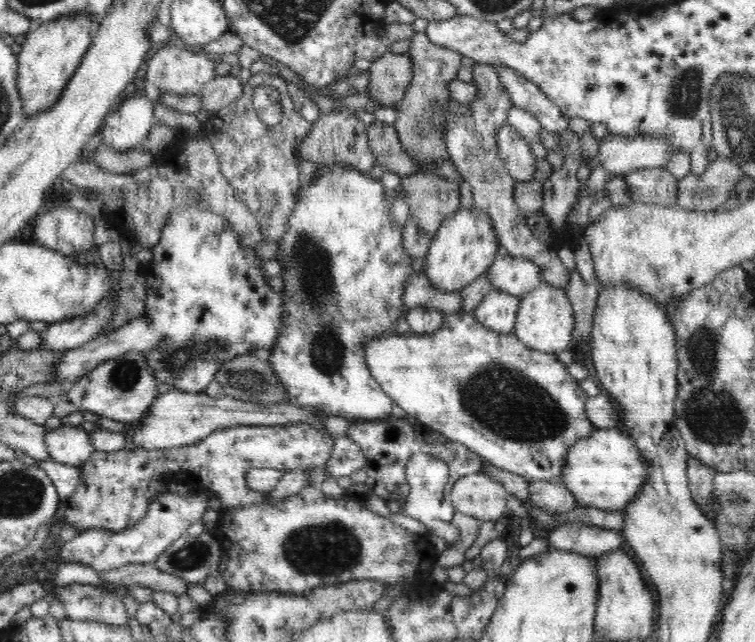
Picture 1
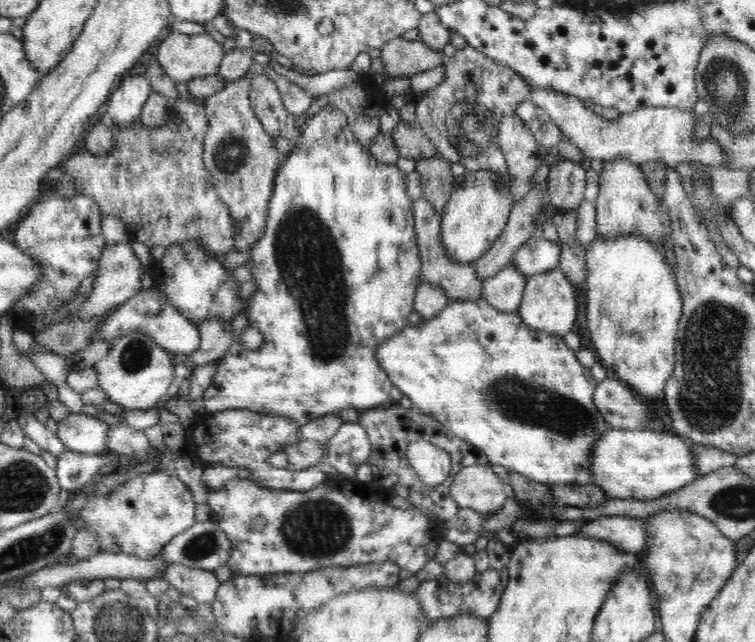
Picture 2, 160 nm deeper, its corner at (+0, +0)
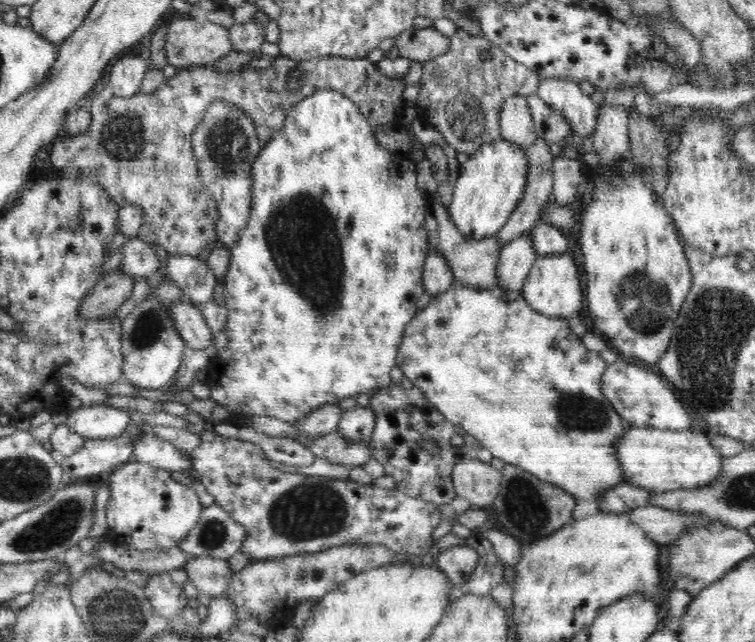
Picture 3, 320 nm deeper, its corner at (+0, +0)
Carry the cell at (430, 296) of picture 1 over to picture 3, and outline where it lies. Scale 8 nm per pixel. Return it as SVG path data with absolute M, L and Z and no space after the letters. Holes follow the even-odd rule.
M430 197L427 202L425 225L428 241L430 241L430 251L438 251L446 257L454 279L458 280L459 284L472 287L472 289L484 290L498 287L497 266L501 251L498 235L481 239L464 237L460 229L454 225L448 209L444 208L439 200Z

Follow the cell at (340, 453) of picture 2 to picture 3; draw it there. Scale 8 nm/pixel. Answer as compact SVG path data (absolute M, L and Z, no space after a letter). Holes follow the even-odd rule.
M356 405L350 410L345 410L340 418L338 431L348 441L362 441L368 444L375 427L376 415L370 405Z

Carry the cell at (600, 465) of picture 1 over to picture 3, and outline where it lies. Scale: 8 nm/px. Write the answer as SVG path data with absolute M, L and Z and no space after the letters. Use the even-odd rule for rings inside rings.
M630 427L614 442L624 474L624 484L638 486L655 494L678 489L693 489L712 483L722 470L722 455L700 430L667 430Z

